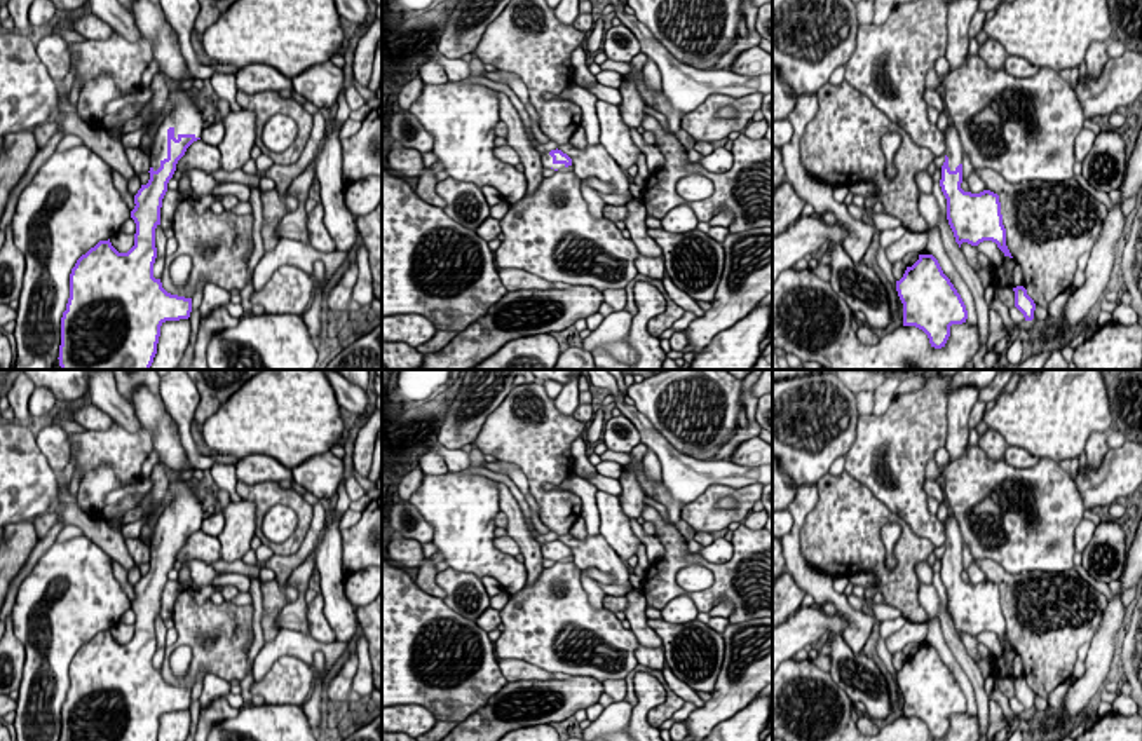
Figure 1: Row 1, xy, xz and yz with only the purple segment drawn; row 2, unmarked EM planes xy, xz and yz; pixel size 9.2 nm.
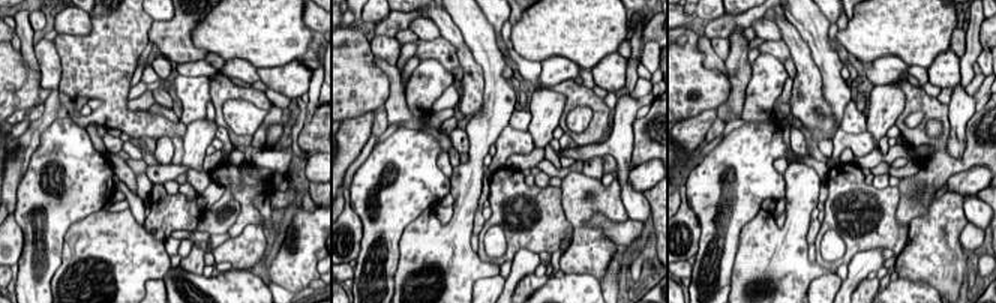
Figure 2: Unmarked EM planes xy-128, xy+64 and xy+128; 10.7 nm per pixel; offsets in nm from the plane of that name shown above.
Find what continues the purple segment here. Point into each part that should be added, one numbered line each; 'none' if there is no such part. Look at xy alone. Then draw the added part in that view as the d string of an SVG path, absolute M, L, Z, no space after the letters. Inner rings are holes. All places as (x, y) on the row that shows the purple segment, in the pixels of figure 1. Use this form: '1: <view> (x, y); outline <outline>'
1: xy (183, 115); outline M136 0L133 5L133 17L139 33L152 42L153 59L159 63L160 71L176 82L176 85L169 91L173 106L162 119L150 145L152 167L157 171L160 167L160 162L167 159L167 129L174 129L176 139L180 134L194 134L195 138L201 138L204 129L204 117L194 101L194 96L190 96L188 91L181 87L181 82L190 73L180 49L178 33L166 19L160 3L153 3L150 0Z

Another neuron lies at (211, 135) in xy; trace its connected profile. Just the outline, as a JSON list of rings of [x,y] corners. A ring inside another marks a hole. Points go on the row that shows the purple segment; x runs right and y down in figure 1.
[[[218,98],[214,101],[216,106],[216,122],[209,124],[207,127],[202,129],[201,139],[207,145],[218,146],[225,136],[225,124],[223,119],[227,117],[227,113],[230,112],[230,105],[227,99]]]

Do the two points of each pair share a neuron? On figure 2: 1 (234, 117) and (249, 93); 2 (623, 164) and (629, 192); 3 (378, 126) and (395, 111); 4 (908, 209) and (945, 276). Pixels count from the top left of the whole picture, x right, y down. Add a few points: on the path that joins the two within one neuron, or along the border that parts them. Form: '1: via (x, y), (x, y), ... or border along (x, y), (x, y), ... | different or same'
1: border along (269, 108), (228, 99), (221, 111) | different
2: via (623, 171), (626, 185) | same
3: border along (383, 108), (389, 123) | different
4: border along (935, 192), (929, 207), (915, 216), (908, 228) | different

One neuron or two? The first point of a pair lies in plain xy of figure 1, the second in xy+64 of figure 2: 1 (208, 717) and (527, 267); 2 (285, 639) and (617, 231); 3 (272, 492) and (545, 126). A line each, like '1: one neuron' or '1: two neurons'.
1: two neurons
2: one neuron
3: two neurons

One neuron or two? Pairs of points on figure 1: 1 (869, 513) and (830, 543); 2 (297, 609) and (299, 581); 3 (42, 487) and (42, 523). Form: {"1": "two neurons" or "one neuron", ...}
{"1": "one neuron", "2": "one neuron", "3": "two neurons"}

